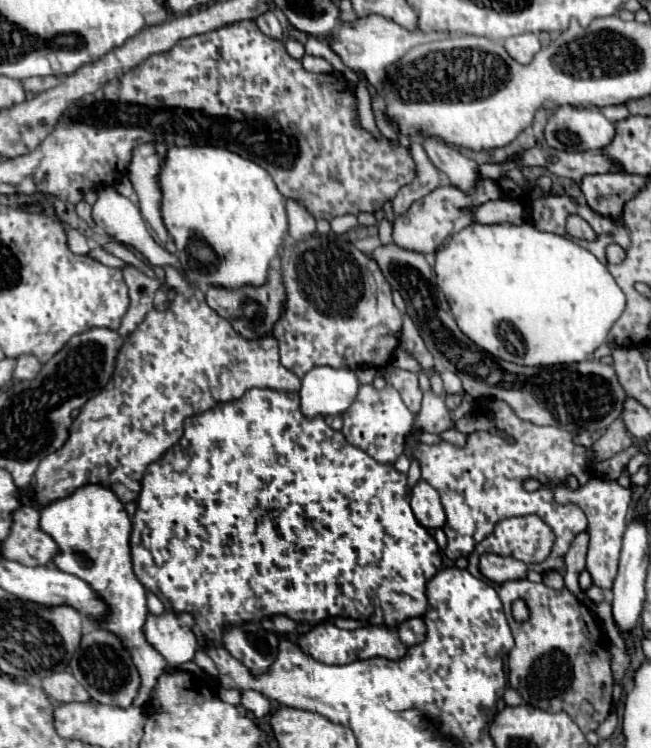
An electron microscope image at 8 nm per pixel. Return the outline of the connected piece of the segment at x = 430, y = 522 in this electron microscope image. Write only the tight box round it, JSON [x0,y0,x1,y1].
[410,481,446,527]

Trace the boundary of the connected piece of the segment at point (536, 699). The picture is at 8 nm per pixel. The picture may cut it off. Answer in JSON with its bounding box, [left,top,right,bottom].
[496,579,612,731]

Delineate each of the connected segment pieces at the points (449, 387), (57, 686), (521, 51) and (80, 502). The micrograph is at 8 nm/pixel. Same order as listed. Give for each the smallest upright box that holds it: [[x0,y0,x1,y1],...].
[[440,371,462,395],[42,671,90,703],[504,33,540,65],[40,483,166,707]]

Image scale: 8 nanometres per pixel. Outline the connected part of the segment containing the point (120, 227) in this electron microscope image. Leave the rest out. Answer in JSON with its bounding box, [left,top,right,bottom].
[92,187,178,265]

